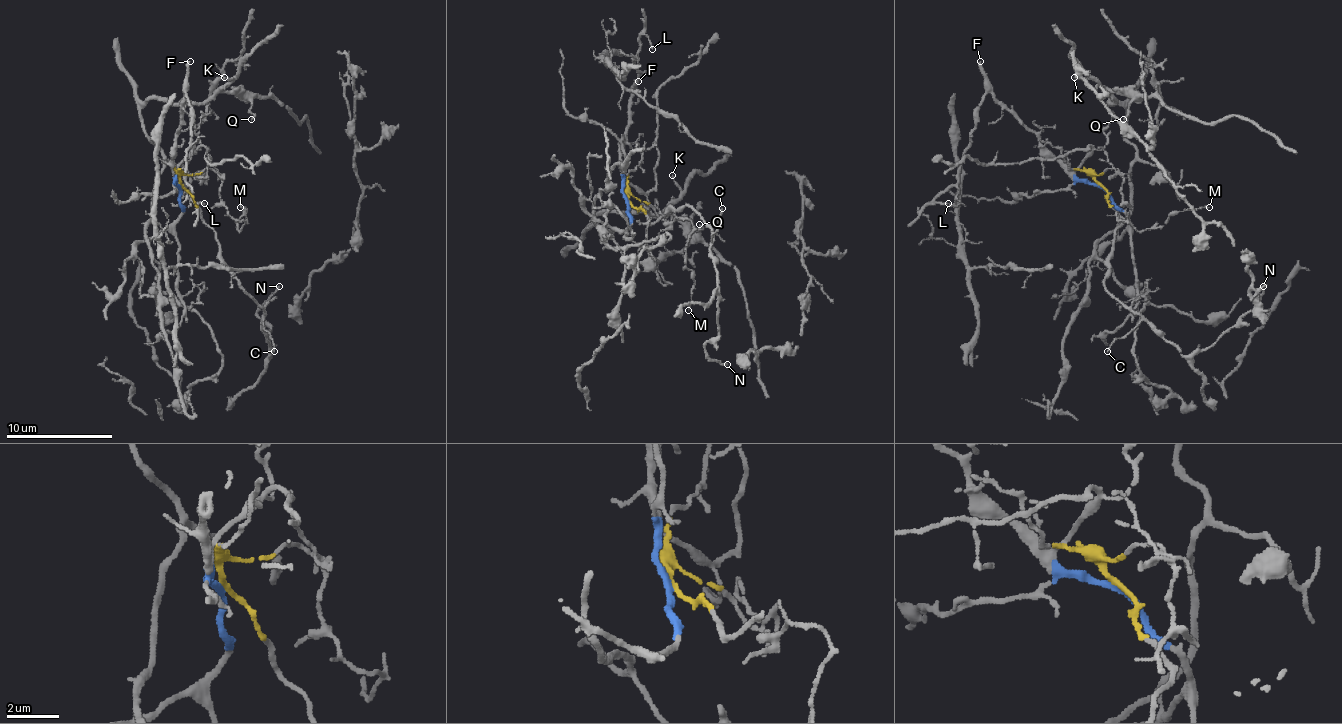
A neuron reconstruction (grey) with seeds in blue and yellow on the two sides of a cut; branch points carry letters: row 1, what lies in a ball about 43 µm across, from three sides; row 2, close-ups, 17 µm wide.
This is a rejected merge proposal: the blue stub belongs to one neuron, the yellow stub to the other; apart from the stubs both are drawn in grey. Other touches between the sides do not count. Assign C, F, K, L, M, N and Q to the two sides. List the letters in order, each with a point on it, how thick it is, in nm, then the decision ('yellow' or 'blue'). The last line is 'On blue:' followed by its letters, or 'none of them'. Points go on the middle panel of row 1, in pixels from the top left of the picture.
C: place (722, 208); calibre 110 nm; yellow
F: place (638, 81); calibre 240 nm; blue
K: place (672, 175); calibre 130 nm; blue
L: place (652, 49); calibre 120 nm; blue
M: place (688, 310); calibre 120 nm; yellow
N: place (727, 364); calibre 160 nm; yellow
Q: place (699, 224); calibre 160 nm; blue
On blue: F, K, L, Q

